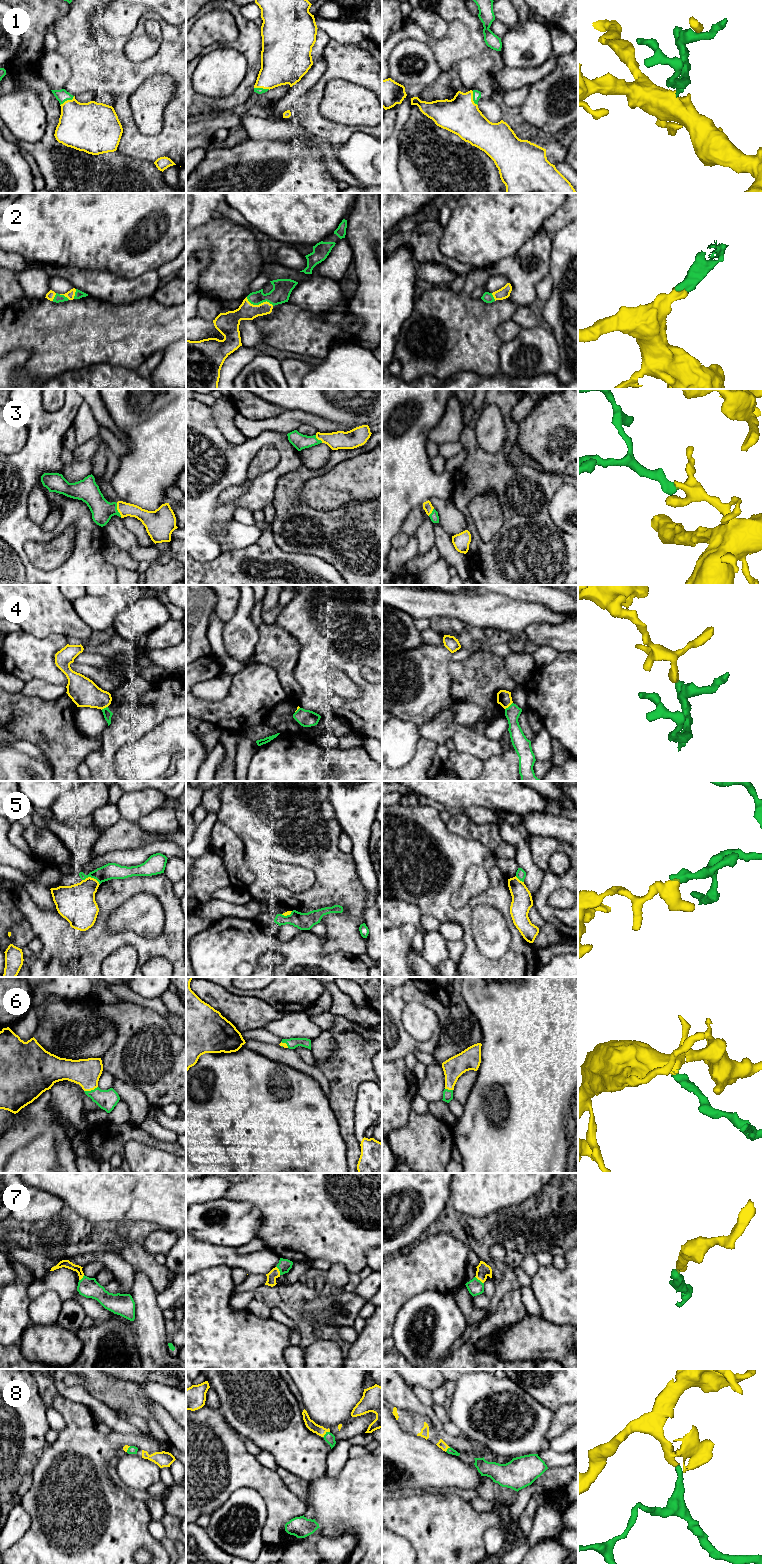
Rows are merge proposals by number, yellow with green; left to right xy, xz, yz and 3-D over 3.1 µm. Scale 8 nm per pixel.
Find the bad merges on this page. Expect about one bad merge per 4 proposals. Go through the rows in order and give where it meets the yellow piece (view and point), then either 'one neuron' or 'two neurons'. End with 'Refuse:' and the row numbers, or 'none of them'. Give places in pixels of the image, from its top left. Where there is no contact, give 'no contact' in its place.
1: meets yellow in xy at (67, 100); one neuron
2: meets yellow in xz at (259, 304); one neuron
3: meets yellow in xy at (117, 509); one neuron
4: meets yellow in yz at (508, 706); two neurons
5: meets yellow in xy at (90, 877); two neurons
6: meets yellow in xy at (90, 1090); one neuron
7: meets yellow in yz at (479, 1279); one neuron
8: meets yellow in xz at (325, 1433); one neuron
Refuse: 4, 5

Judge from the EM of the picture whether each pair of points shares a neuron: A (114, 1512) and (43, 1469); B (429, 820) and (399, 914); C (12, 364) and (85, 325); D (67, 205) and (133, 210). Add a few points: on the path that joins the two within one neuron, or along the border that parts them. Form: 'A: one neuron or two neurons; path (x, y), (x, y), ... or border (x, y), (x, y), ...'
A: one neuron; path (104, 1491), (95, 1487), (75, 1468), (64, 1468)
B: two neurons; border (392, 898), (395, 899)
C: two neurons; border (11, 350), (30, 353), (22, 370), (32, 377)
D: one neuron; path (83, 206), (117, 206)

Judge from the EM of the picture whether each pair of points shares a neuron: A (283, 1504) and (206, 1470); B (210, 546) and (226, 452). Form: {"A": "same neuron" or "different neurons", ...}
{"A": "same neuron", "B": "same neuron"}

